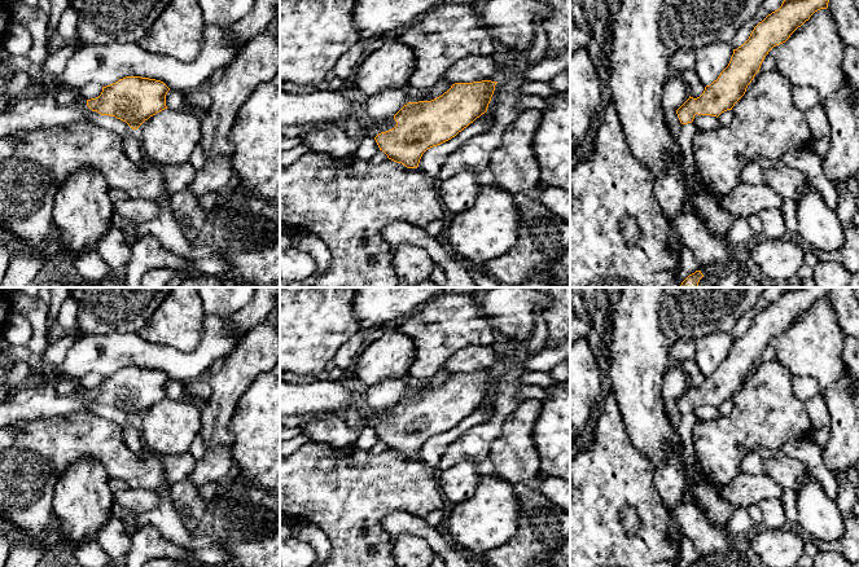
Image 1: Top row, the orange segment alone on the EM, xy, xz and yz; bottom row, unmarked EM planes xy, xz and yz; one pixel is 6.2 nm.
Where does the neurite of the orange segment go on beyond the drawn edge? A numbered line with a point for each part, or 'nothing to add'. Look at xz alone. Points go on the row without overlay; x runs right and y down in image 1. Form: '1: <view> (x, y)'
1: xz (331, 429)

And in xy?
1: xy (34, 401)

